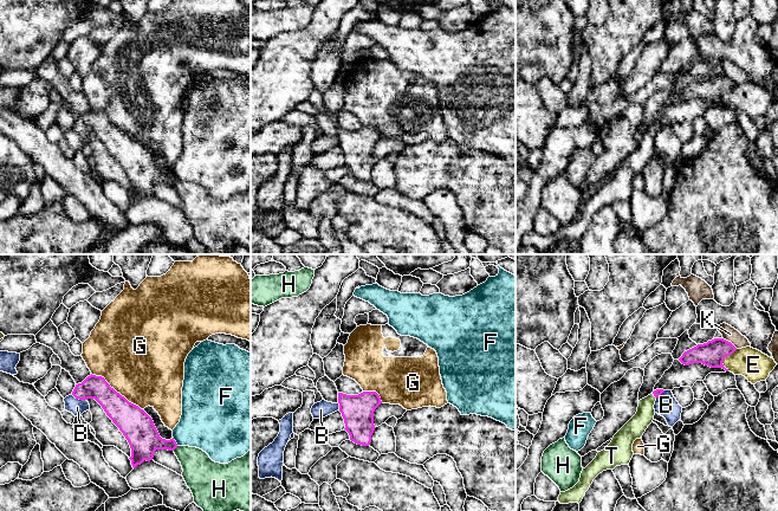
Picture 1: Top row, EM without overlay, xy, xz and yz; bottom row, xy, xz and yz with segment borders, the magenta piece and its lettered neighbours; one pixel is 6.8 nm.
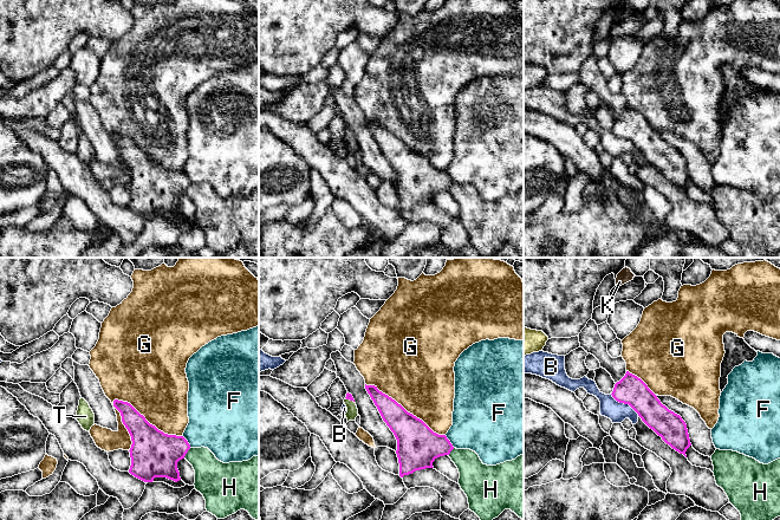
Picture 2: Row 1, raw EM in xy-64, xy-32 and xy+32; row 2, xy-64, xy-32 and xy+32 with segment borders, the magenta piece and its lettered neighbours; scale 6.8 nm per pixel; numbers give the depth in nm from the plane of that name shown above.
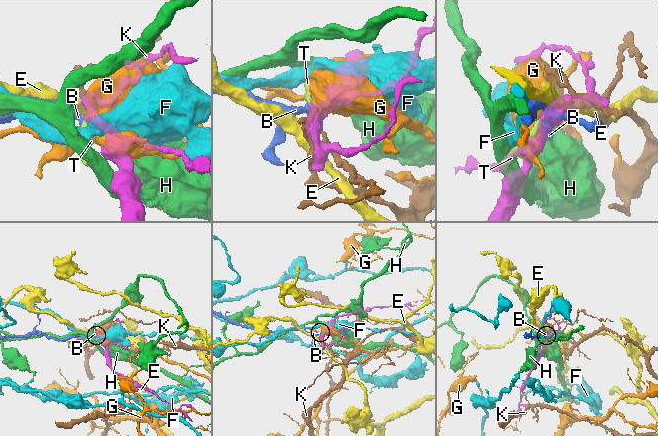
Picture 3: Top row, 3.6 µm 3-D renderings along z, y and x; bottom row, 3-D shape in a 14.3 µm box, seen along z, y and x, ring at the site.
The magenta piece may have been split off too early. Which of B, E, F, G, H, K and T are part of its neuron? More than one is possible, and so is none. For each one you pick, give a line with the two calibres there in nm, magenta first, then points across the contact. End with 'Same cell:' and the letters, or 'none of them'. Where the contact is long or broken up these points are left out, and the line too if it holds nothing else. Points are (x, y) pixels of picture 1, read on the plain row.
T: calibres 50 and 140 nm; way yz (656, 128), (654, 130), (636, 161)
Same cell: T

